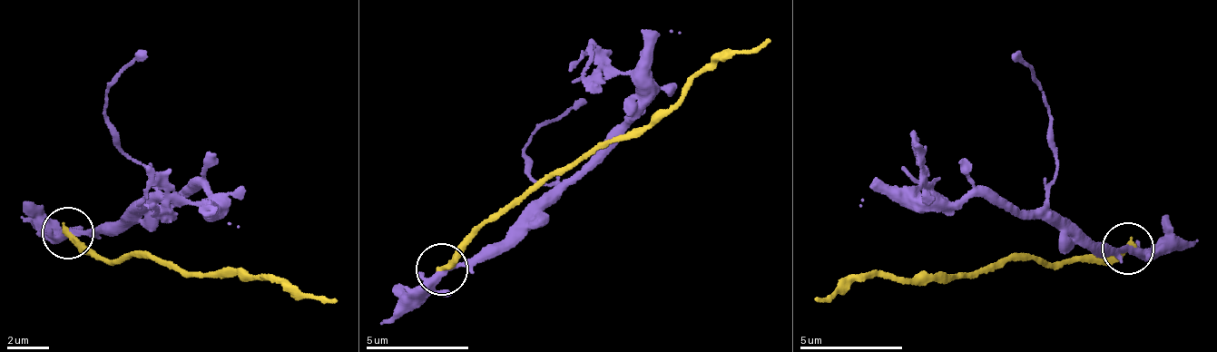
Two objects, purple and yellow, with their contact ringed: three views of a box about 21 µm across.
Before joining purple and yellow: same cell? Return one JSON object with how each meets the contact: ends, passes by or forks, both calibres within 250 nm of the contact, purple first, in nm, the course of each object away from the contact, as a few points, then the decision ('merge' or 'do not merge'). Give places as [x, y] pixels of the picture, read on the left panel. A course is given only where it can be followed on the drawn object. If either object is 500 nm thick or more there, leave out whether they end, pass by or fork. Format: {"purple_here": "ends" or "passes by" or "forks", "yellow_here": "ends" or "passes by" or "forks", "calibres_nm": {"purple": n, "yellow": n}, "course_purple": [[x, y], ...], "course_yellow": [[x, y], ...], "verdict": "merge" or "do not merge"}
{"purple_here": "forks", "yellow_here": "ends", "calibres_nm": {"purple": 280, "yellow": 320}, "course_purple": [[69, 234], [112, 231], [190, 183], [213, 199], [202, 218], [218, 210], [237, 227]], "course_yellow": [[69, 234], [103, 258], [147, 256], [203, 278], [232, 274], [271, 279], [338, 302]], "verdict": "do not merge"}

